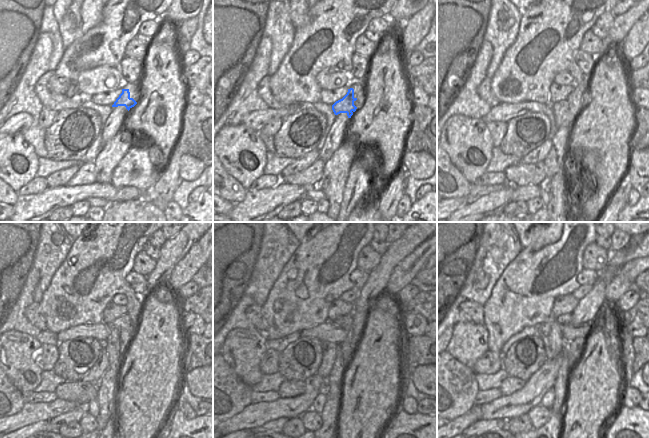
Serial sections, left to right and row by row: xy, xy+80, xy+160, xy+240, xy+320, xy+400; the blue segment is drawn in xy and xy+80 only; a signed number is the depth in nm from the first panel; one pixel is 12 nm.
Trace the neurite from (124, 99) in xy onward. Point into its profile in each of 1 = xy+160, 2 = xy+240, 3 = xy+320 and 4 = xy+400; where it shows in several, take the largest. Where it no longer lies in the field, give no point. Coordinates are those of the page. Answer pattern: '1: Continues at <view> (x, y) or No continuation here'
1: Continues at xy+160 (563, 113)
2: Continues at xy+240 (112, 345)
3: Continues at xy+320 (333, 388)
4: Continues at xy+400 (560, 388)

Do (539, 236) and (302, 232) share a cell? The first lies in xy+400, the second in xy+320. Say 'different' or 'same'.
same

